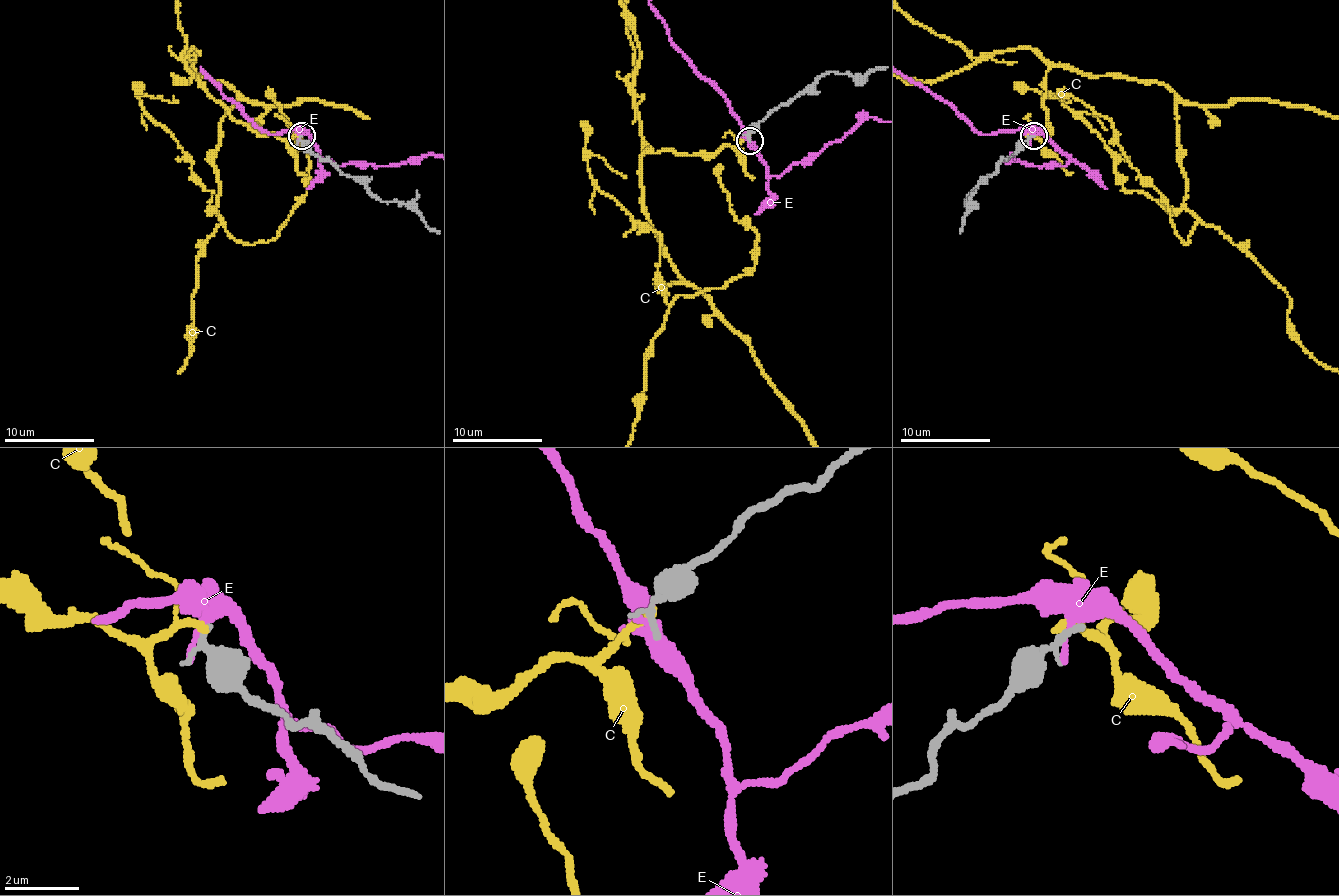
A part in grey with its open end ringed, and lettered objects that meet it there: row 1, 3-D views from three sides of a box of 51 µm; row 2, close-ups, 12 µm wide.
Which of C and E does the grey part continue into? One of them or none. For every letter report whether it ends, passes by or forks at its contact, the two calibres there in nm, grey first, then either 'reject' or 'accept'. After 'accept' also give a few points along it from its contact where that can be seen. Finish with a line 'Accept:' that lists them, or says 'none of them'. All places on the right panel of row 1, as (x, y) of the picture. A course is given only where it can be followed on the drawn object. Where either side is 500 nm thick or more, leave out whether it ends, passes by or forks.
C: it passes by; 220 nm thick on the grey side, 160 nm on the other; reject
E: it ends there; 260 nm thick on the grey side, 320 nm on the other; reject
Accept: none of them

